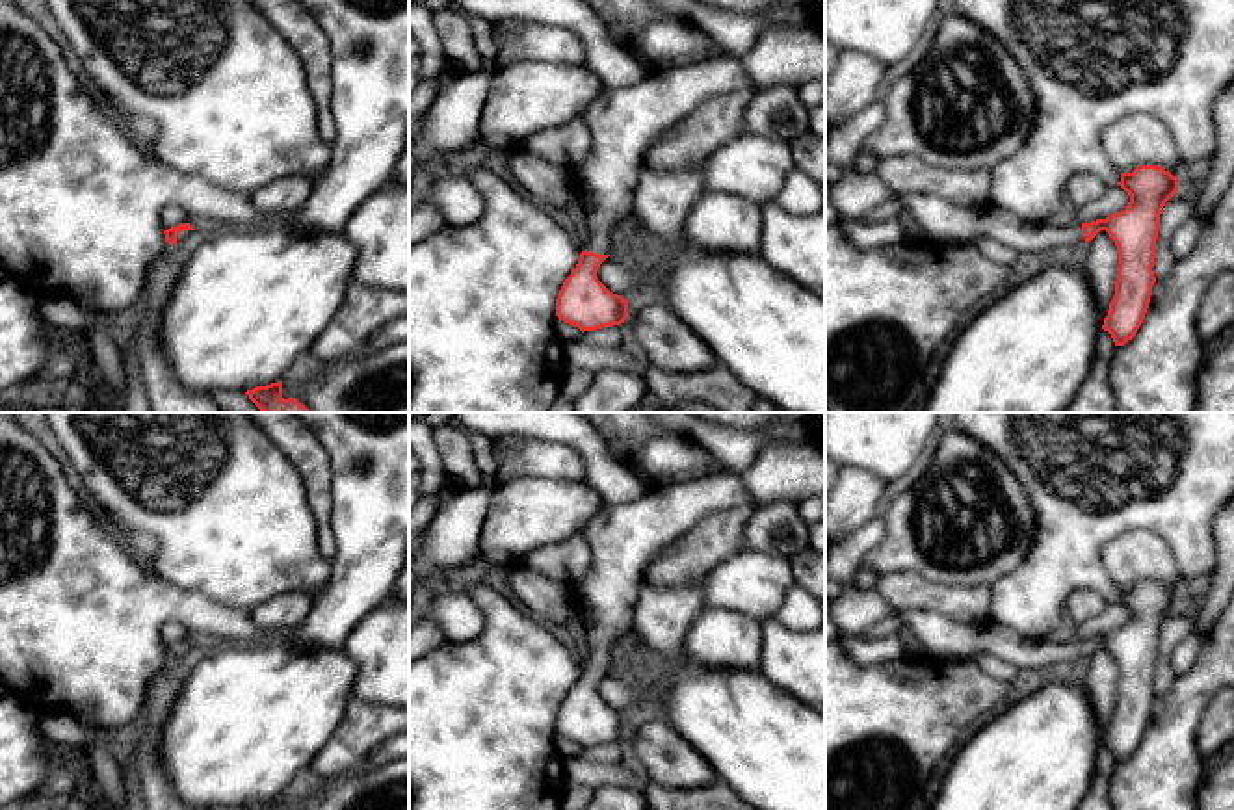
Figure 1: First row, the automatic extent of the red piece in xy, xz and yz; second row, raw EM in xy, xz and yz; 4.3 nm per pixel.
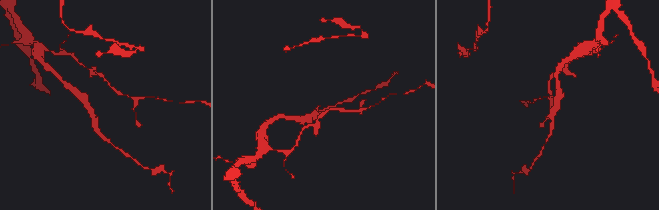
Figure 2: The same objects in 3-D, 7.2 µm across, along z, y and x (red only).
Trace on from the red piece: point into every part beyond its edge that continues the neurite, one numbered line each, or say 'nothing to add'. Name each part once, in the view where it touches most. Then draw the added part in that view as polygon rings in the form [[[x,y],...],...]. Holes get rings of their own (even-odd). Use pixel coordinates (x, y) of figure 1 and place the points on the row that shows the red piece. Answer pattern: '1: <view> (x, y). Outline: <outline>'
1: xy (184, 238). Outline: [[[180,230],[177,234],[177,245],[178,247],[188,247],[193,243],[193,240],[197,238],[197,232],[195,230]]]

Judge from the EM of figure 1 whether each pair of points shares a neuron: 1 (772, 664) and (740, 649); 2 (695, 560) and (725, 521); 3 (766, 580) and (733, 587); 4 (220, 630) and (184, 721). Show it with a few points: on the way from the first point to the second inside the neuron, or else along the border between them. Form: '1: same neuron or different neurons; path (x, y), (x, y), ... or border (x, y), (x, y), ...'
1: different neurons; border (762, 621), (759, 669)
2: same neuron; path (701, 550), (722, 530)
3: same neuron; path (759, 582), (740, 584)
4: different neurons; border (262, 641), (218, 643)

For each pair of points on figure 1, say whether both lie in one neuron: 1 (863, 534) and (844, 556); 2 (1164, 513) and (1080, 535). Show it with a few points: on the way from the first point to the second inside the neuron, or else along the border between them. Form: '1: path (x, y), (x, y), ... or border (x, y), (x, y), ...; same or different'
1: path (861, 539), (850, 550); same
2: path (1143, 513), (1123, 513), (1101, 521); same

